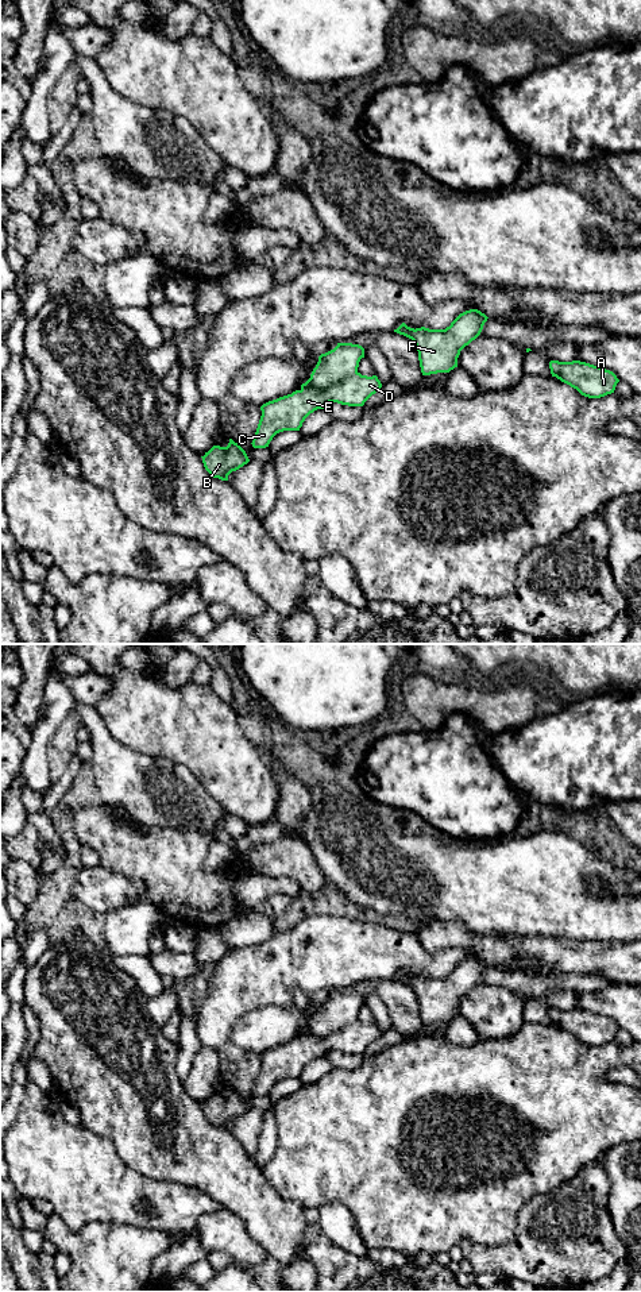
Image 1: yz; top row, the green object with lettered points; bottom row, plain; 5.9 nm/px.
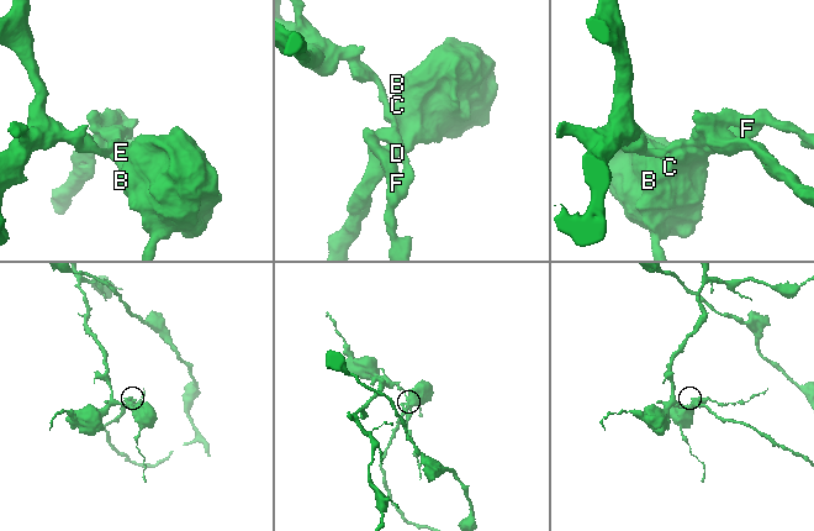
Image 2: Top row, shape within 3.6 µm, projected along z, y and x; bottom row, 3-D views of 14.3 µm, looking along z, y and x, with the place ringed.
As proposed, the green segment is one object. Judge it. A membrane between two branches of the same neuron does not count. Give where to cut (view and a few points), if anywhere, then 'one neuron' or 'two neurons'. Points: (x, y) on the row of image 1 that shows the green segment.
yz (356, 370), (340, 382), (327, 388), (301, 389) | two neurons

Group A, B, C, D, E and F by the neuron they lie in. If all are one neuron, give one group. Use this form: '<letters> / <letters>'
A F / B C D E

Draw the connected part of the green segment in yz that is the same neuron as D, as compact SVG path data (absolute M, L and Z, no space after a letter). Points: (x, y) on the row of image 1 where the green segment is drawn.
M356 371L328 389L305 387L269 401L260 406L262 416L251 444L254 448L266 448L277 433L300 431L310 413L327 409L329 402L363 406L381 387L377 375L367 377Z

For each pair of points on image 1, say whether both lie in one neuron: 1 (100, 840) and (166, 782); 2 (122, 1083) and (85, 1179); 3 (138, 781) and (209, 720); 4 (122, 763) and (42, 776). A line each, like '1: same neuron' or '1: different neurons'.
1: different neurons
2: different neurons
3: different neurons
4: different neurons

